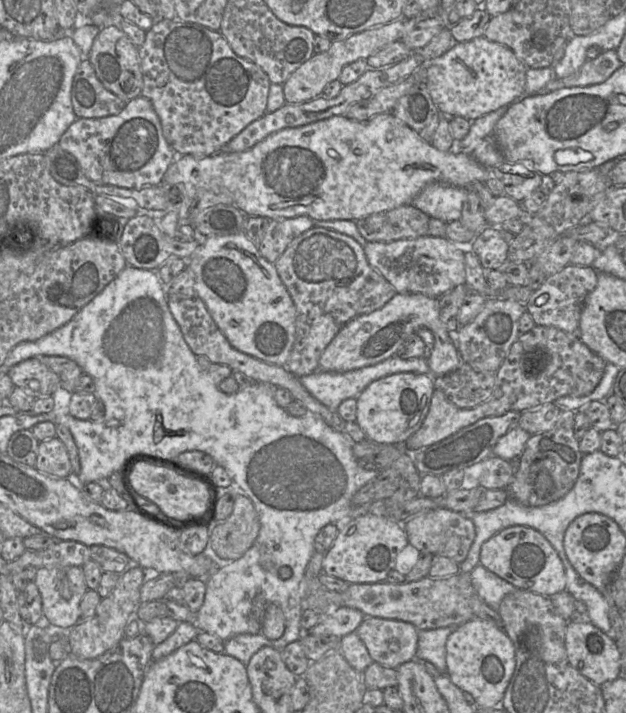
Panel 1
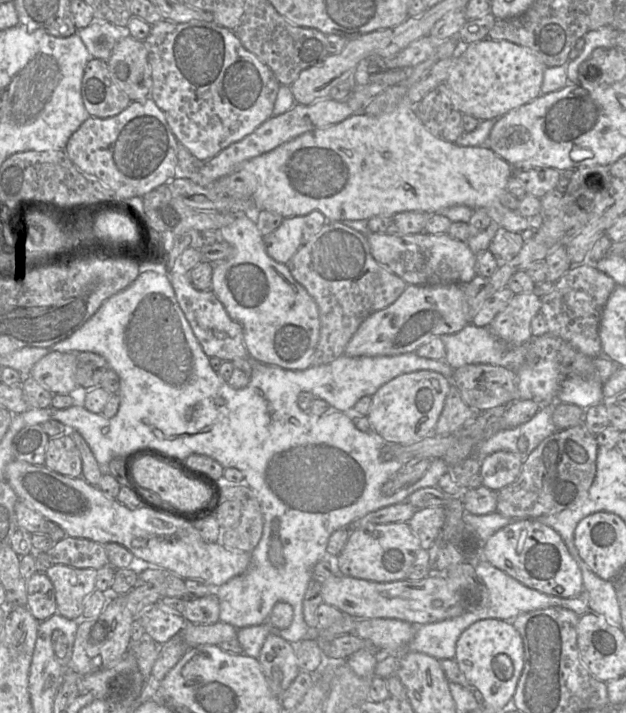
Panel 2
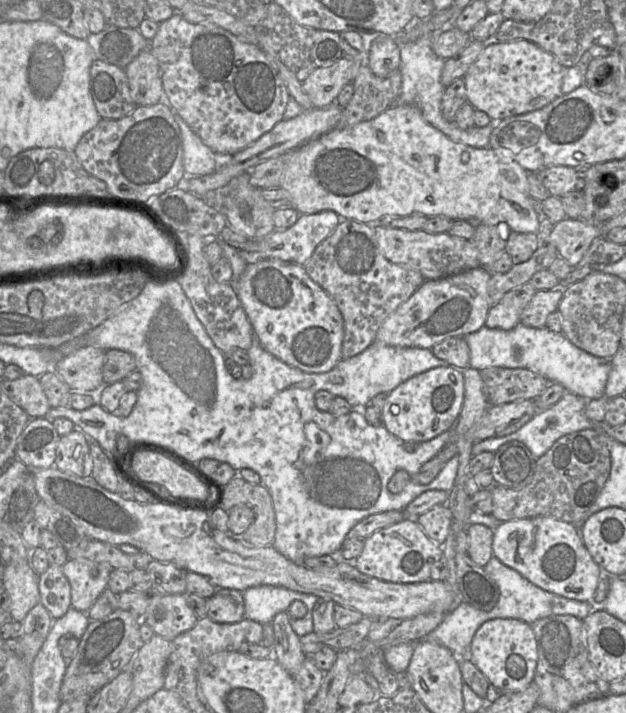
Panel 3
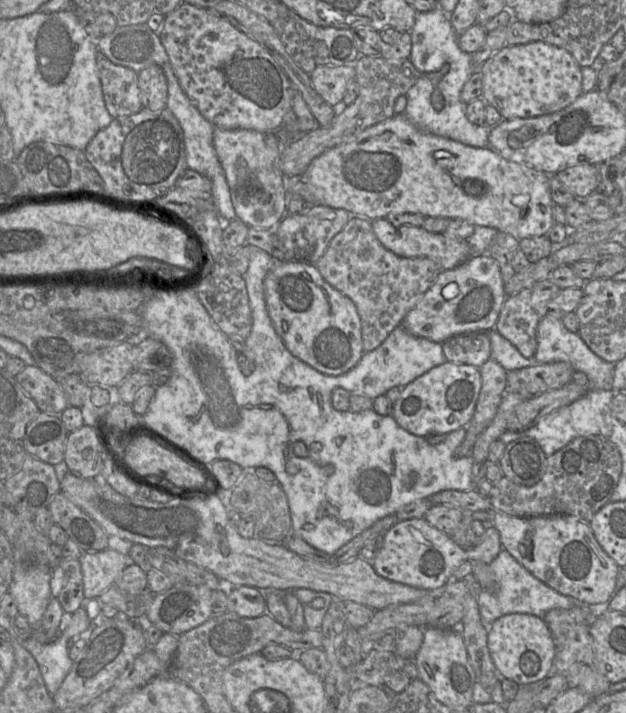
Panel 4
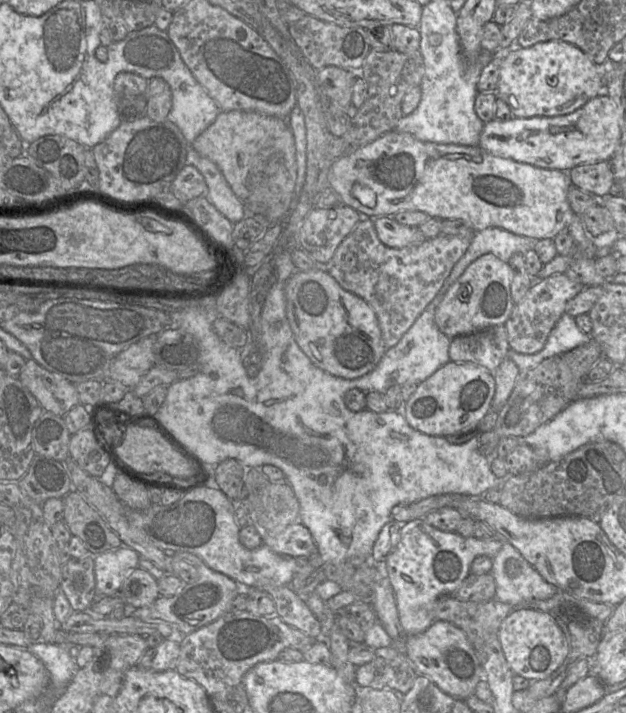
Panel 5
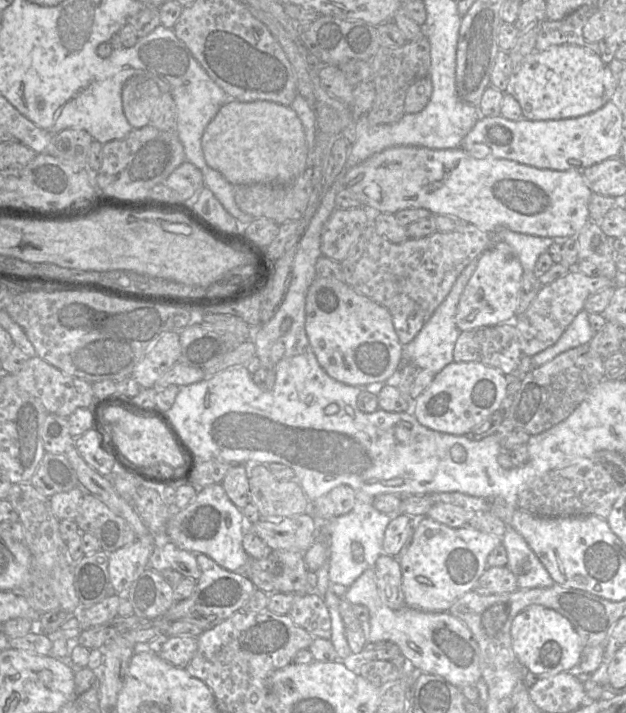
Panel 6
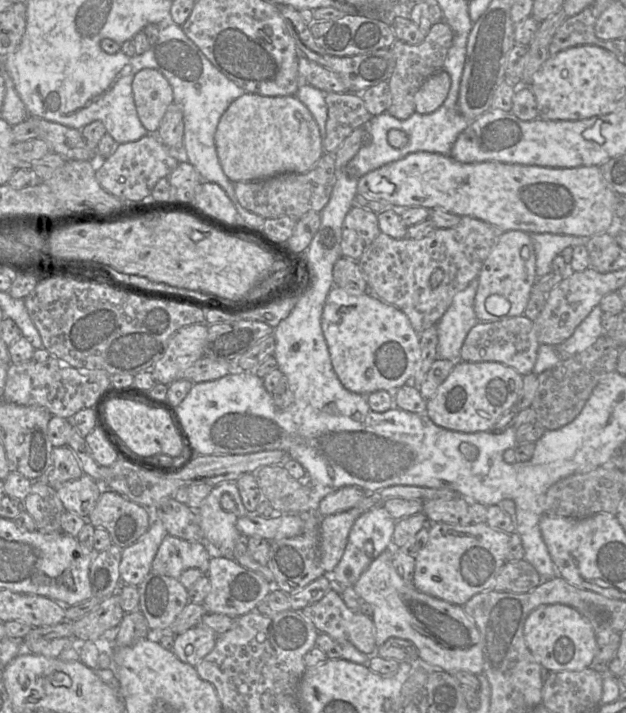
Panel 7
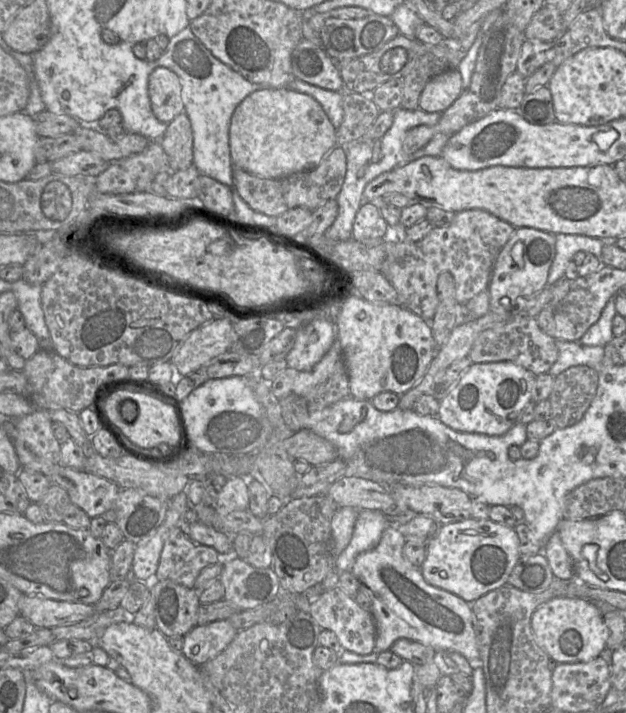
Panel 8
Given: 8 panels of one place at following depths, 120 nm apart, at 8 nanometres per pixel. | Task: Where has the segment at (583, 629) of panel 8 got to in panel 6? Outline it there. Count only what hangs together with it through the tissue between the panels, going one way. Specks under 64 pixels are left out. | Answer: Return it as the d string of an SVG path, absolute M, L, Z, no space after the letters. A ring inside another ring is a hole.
M530 605L512 621L512 649L519 662L538 677L577 669L582 653L581 641L570 621L557 611L541 605Z

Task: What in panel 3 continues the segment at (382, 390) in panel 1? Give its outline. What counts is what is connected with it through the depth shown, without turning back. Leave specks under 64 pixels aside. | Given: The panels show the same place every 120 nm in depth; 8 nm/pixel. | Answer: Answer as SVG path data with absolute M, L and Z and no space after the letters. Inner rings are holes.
M436 367L415 375L388 393L381 410L382 424L396 437L406 442L431 440L454 427L464 399L463 370Z

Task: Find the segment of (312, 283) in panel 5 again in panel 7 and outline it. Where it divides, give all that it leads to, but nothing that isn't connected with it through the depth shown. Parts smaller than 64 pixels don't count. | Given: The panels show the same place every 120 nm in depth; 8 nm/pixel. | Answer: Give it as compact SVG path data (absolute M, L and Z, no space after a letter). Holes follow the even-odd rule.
M333 286L321 317L321 328L333 369L343 387L367 396L378 390L394 393L412 378L420 356L419 334L398 308L372 294L350 295Z

